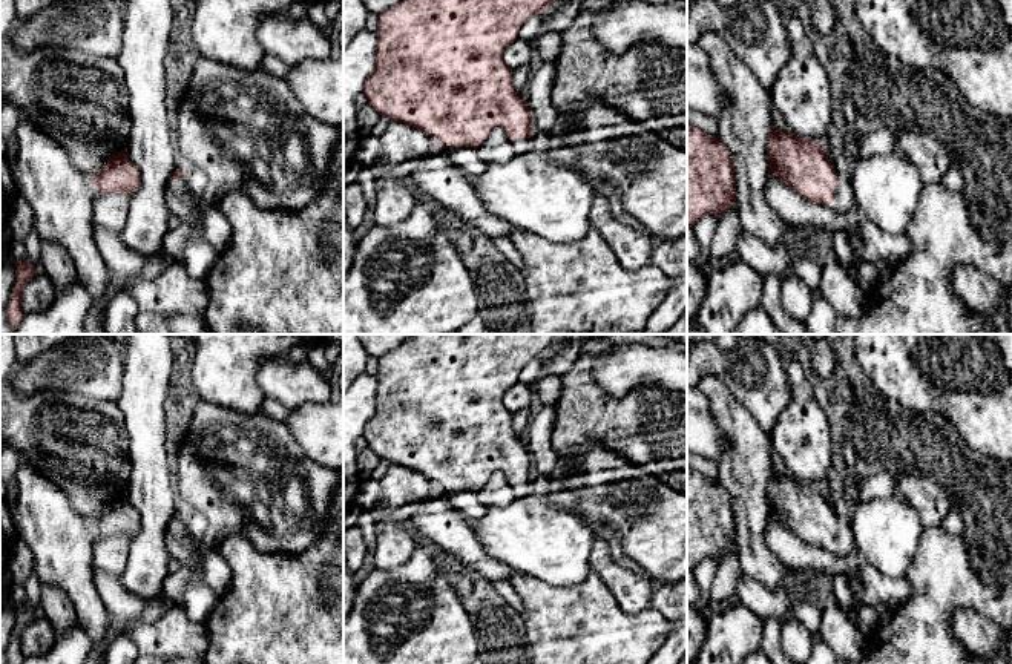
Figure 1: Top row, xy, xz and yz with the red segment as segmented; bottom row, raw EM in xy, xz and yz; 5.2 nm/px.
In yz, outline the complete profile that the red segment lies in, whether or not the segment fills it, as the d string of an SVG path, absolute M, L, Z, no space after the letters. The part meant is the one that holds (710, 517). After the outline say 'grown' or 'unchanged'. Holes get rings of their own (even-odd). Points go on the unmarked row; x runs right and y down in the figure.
M687 466L687 570L707 558L719 561L736 544L733 498L721 486Z; unchanged

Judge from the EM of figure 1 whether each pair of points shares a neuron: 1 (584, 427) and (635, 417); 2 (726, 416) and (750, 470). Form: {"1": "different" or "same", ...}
{"1": "same", "2": "same"}

